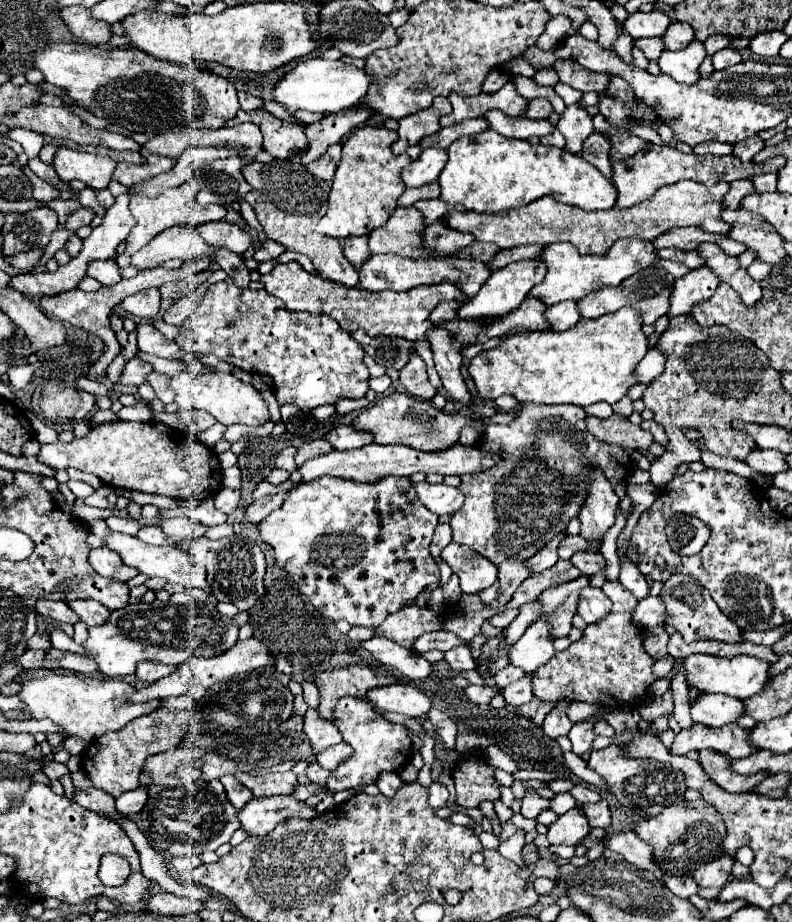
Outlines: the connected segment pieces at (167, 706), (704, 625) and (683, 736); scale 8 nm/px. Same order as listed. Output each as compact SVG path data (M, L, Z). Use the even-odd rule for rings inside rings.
M190 695L164 699L156 711L130 721L124 729L116 733L106 733L100 739L92 741L84 755L84 771L94 781L94 787L110 793L112 797L120 797L122 793L136 789L140 785L138 775L144 767L146 757L170 751L184 739L184 735L188 733L192 709L194 699Z
M672 575L664 583L660 597L666 603L668 627L682 633L684 641L688 641L688 643L698 641L698 639L716 639L716 641L724 641L724 643L740 643L742 641L740 627L718 609L716 601L712 601L708 589L704 589L698 581L694 581L694 577Z
M696 723L690 731L680 731L672 745L672 755L686 755L692 749L714 749L732 759L742 759L758 751L754 745L748 745L748 729L736 723L718 729Z

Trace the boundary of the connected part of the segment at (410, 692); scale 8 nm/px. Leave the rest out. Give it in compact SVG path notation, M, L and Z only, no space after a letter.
M390 685L372 689L368 693L368 701L380 711L380 713L402 713L408 717L420 717L426 715L432 707L430 699L424 691L412 685Z

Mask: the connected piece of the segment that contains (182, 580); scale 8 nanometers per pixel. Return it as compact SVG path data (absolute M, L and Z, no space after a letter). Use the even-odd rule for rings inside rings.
M102 519L90 521L88 527L90 527L90 533L94 533L94 535L98 535L98 537L104 537L104 539L106 539L106 545L108 545L110 549L114 549L114 551L122 557L122 561L124 561L126 565L136 567L140 573L144 573L144 575L148 575L148 577L162 577L162 579L166 579L168 583L180 583L180 585L186 587L186 589L198 587L198 589L208 591L208 581L206 581L204 567L194 565L194 561L192 561L182 549L178 549L178 547L154 547L154 545L144 545L144 541L140 541L138 537L112 533Z

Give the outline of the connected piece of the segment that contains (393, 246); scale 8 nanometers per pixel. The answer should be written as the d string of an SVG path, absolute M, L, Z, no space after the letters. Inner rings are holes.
M398 207L384 227L370 233L370 251L396 253L412 259L432 259L434 253L424 249L420 237L424 227L424 217L420 217L416 207Z

